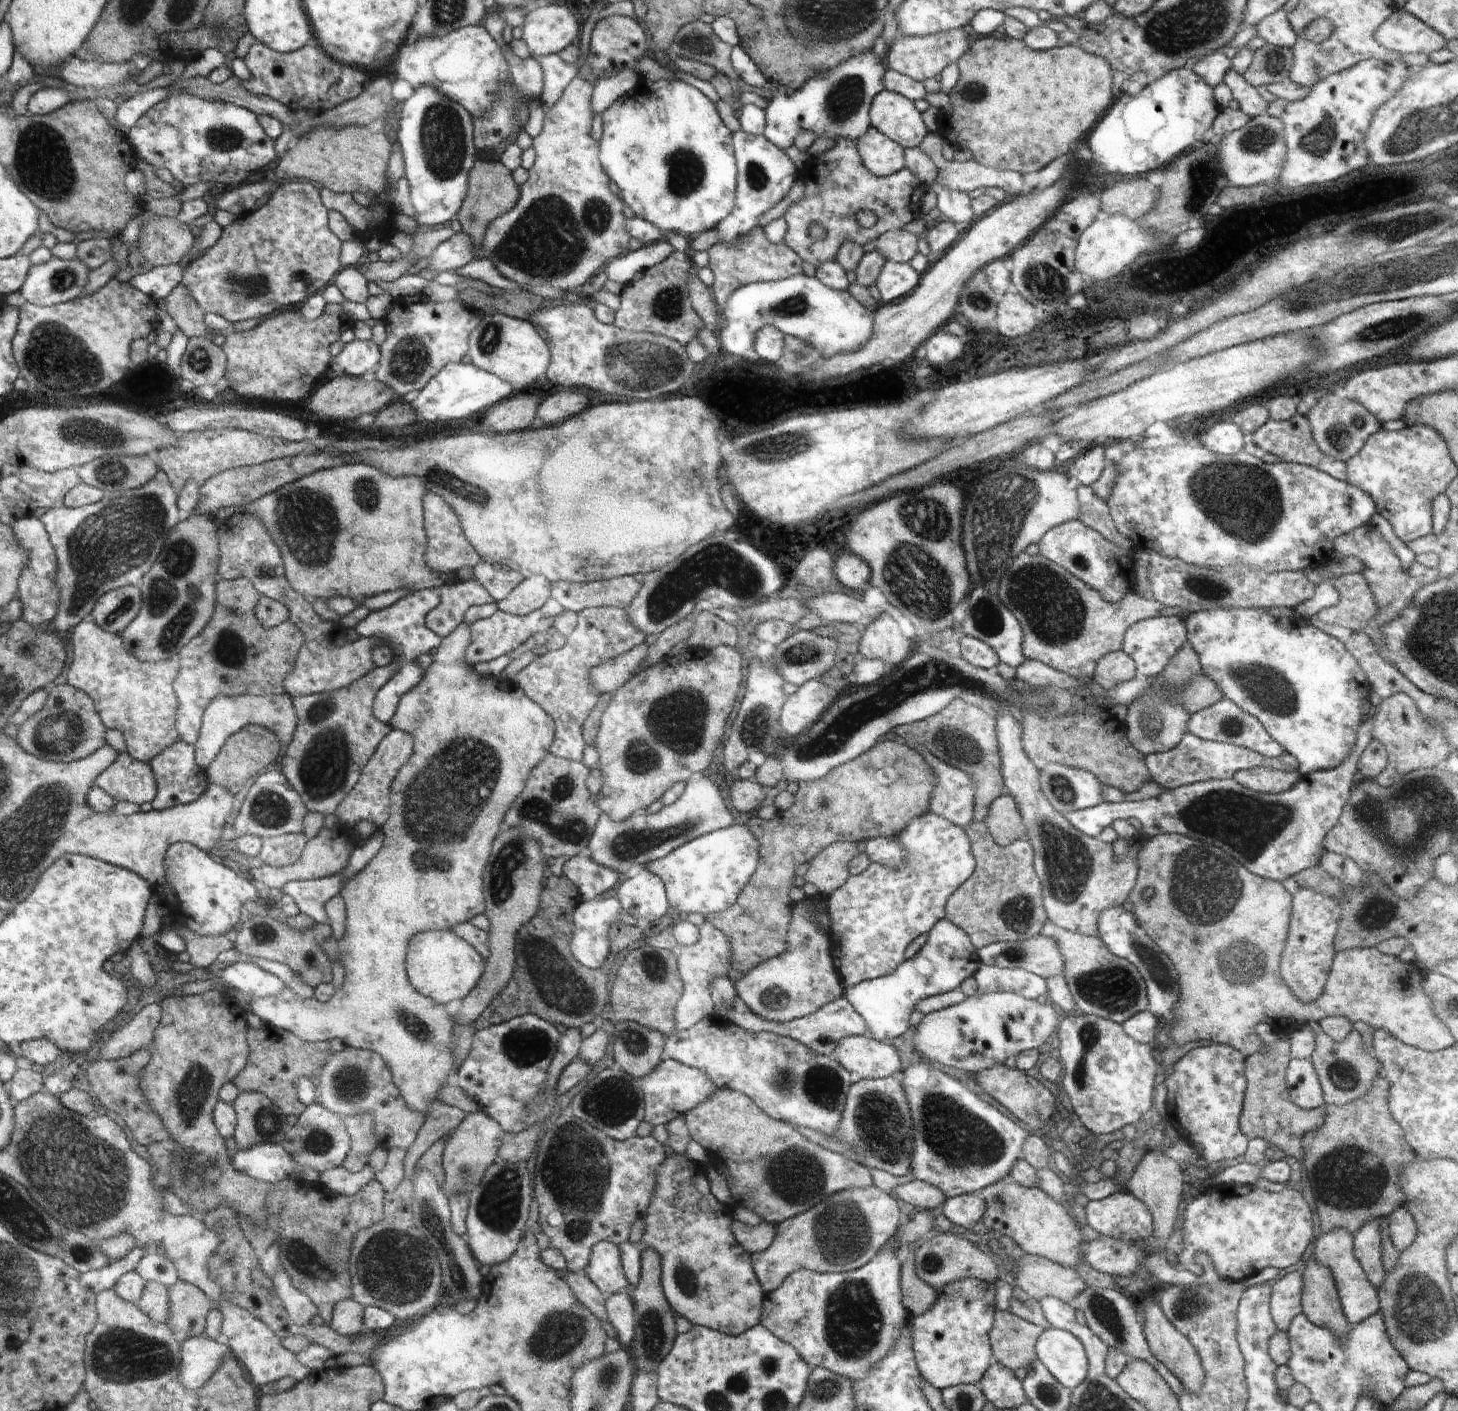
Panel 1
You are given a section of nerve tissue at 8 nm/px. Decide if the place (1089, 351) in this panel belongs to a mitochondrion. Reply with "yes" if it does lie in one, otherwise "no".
no

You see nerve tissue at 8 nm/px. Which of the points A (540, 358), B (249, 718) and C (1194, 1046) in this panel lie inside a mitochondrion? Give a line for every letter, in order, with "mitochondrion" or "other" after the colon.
A: other
B: other
C: other

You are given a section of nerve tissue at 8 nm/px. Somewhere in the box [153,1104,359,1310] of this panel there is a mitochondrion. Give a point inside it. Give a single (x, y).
(309, 1262)

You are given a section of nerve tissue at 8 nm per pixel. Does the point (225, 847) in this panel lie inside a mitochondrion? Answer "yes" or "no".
no

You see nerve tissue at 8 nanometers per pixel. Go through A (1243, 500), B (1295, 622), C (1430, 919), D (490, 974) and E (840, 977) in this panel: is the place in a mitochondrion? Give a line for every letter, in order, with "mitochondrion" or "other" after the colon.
A: mitochondrion
B: other
C: other
D: other
E: other

